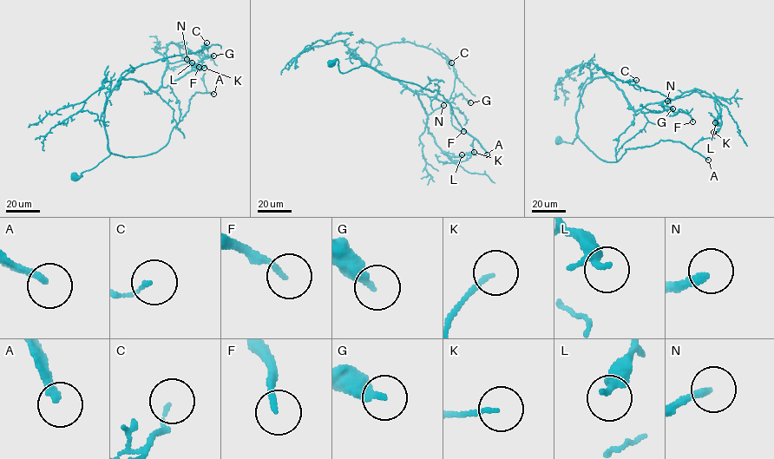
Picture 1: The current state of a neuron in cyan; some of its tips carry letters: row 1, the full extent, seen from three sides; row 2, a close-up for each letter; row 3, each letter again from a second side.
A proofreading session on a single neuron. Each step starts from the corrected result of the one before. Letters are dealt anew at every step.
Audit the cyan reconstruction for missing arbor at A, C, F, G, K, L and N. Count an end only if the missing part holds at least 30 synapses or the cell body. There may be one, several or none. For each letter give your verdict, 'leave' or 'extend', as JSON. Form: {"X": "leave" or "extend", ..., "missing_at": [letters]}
{"A": "extend", "C": "leave", "F": "leave", "G": "leave", "K": "leave", "L": "leave", "N": "extend", "missing_at": ["A", "N"]}

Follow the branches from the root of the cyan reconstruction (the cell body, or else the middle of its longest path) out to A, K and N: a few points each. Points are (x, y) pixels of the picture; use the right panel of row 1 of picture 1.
A: (559, 140), (573, 144), (578, 136), (607, 162), (618, 160), (626, 149), (661, 140), (681, 142), (708, 160)
K: (559, 140), (573, 144), (583, 88), (606, 76), (636, 111), (705, 91), (720, 117), (713, 132)
N: (559, 140), (573, 144), (583, 88), (596, 78), (613, 81), (635, 110), (667, 101)

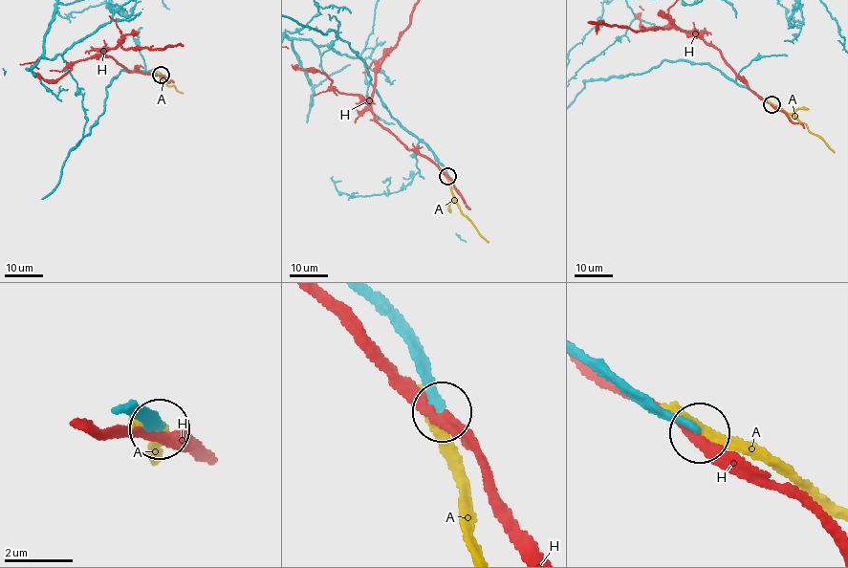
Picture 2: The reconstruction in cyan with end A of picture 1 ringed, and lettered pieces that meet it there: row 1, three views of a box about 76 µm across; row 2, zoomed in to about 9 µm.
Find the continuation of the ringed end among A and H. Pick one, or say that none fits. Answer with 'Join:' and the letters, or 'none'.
Join: none

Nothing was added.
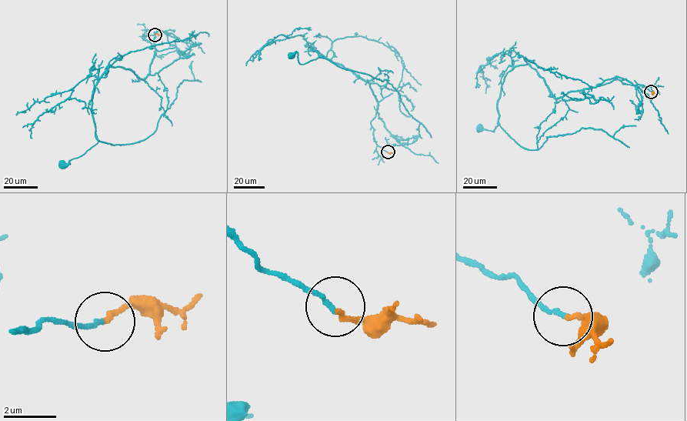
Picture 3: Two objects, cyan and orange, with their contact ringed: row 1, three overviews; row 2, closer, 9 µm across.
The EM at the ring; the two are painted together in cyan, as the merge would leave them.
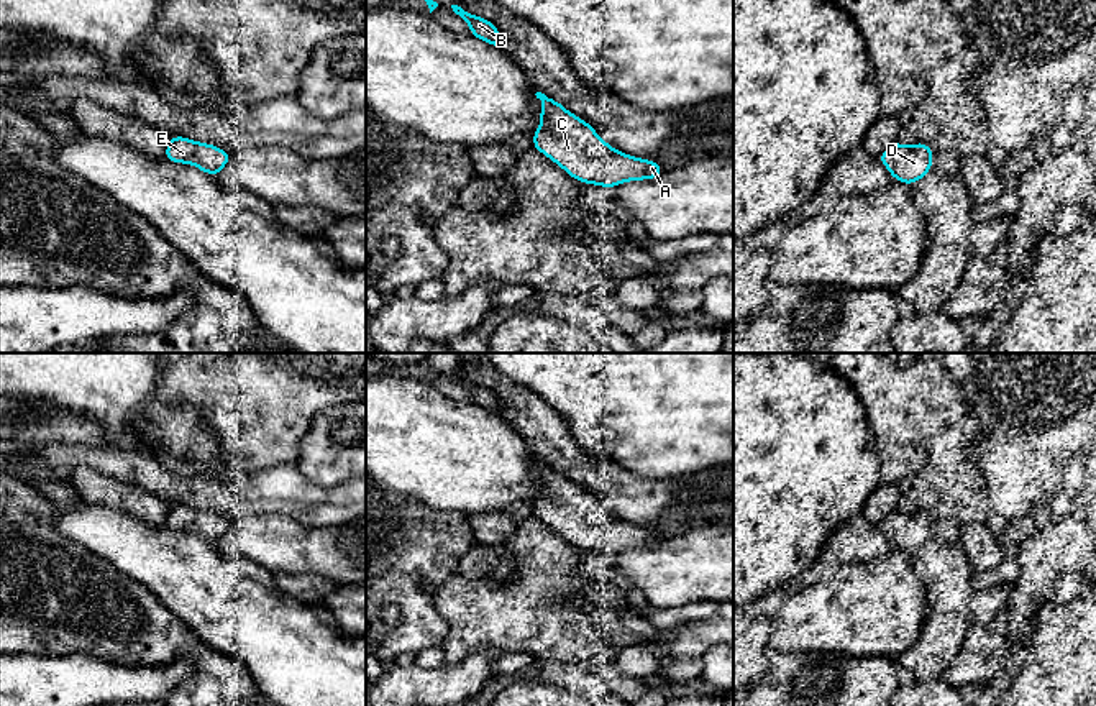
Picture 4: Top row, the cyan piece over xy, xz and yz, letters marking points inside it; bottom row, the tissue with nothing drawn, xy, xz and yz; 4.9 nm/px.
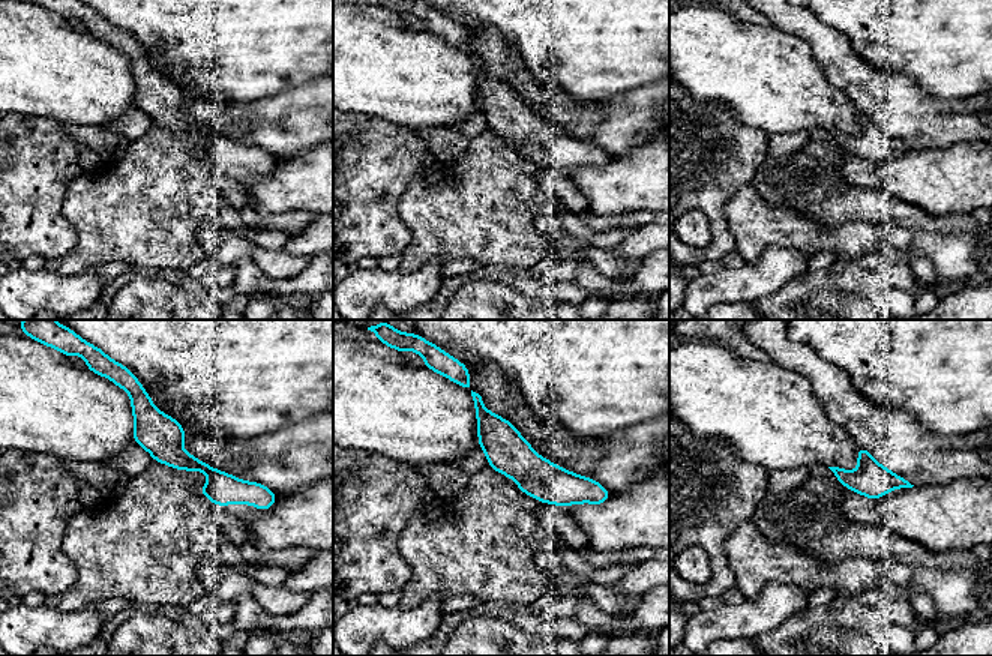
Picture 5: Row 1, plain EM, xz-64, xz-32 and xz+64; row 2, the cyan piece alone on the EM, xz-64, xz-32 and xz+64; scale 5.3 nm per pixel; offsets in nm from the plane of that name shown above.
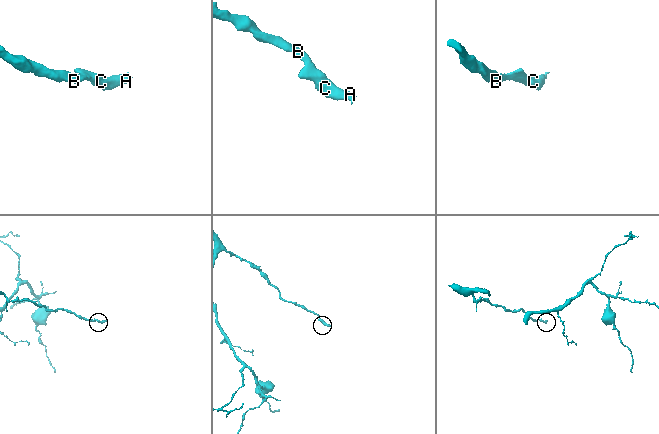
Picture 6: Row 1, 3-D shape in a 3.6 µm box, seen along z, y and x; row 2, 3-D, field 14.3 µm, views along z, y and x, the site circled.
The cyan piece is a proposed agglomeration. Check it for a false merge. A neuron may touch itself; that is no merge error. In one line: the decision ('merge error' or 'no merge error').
no merge error

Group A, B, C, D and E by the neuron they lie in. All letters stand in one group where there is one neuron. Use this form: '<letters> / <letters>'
A B C D E

